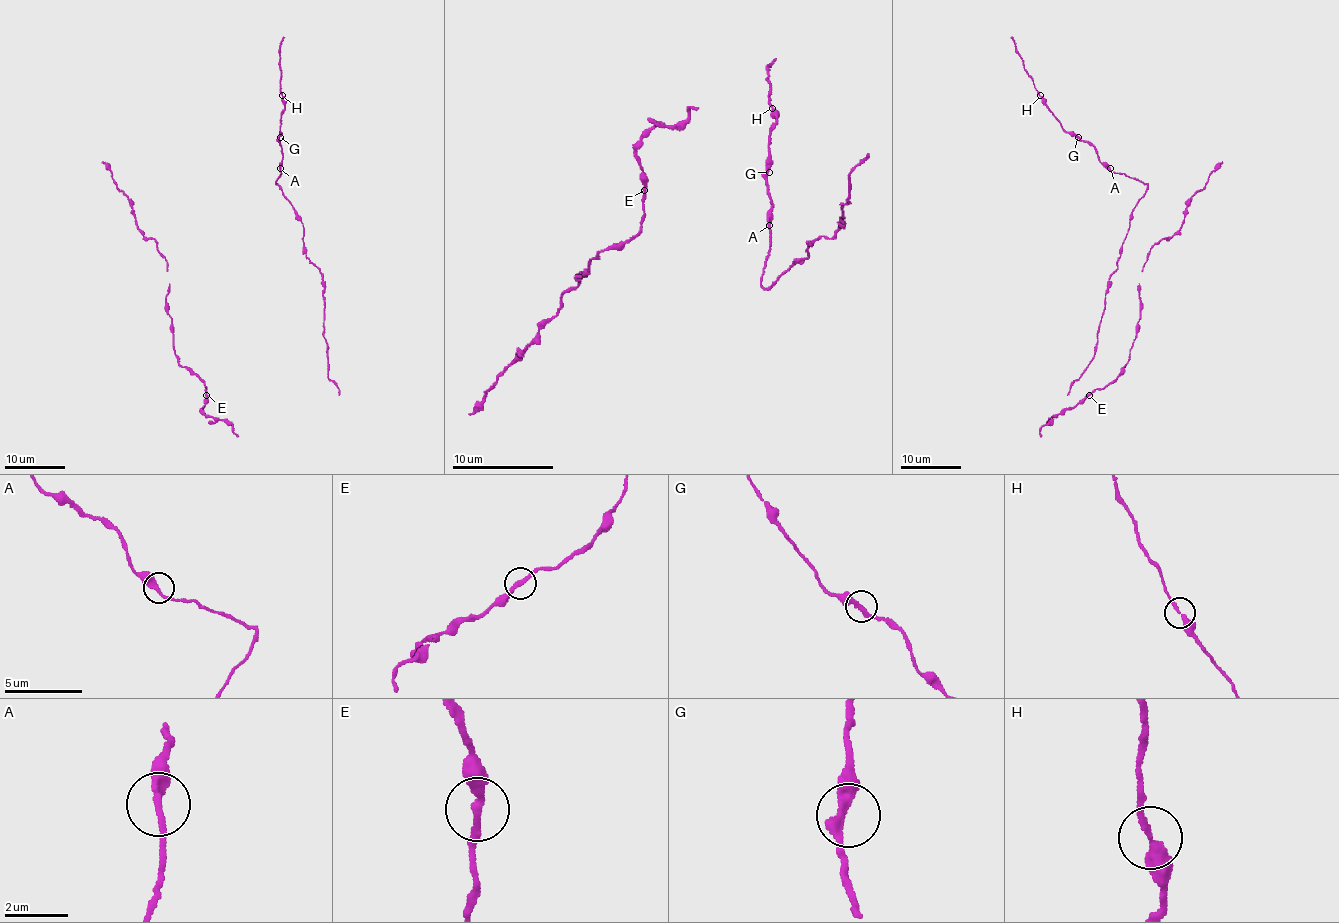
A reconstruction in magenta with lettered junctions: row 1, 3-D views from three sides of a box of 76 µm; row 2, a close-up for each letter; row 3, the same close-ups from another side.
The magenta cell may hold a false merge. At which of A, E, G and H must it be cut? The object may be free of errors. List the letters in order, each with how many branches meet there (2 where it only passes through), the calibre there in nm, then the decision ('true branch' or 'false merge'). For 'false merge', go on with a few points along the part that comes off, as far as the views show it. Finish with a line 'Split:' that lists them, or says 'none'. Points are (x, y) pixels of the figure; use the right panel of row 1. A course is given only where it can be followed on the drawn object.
A: branches 2; calibre 280 nm; true branch
E: branches 2; calibre 240 nm; true branch
G: branches 2; calibre 300 nm; true branch
H: branches 2; calibre 280 nm; true branch
Split: none

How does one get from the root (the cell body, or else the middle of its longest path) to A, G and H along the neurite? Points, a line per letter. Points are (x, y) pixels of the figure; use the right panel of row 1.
A: (1104, 309), (1107, 283), (1117, 268), (1116, 262), (1129, 227), (1129, 215), (1147, 185), (1110, 168)
G: (1104, 309), (1107, 283), (1117, 268), (1129, 215), (1147, 185), (1111, 173), (1099, 161), (1098, 152), (1078, 137)
H: (1104, 309), (1107, 283), (1117, 268), (1129, 215), (1147, 185), (1111, 173), (1092, 146), (1061, 126), (1040, 96)

